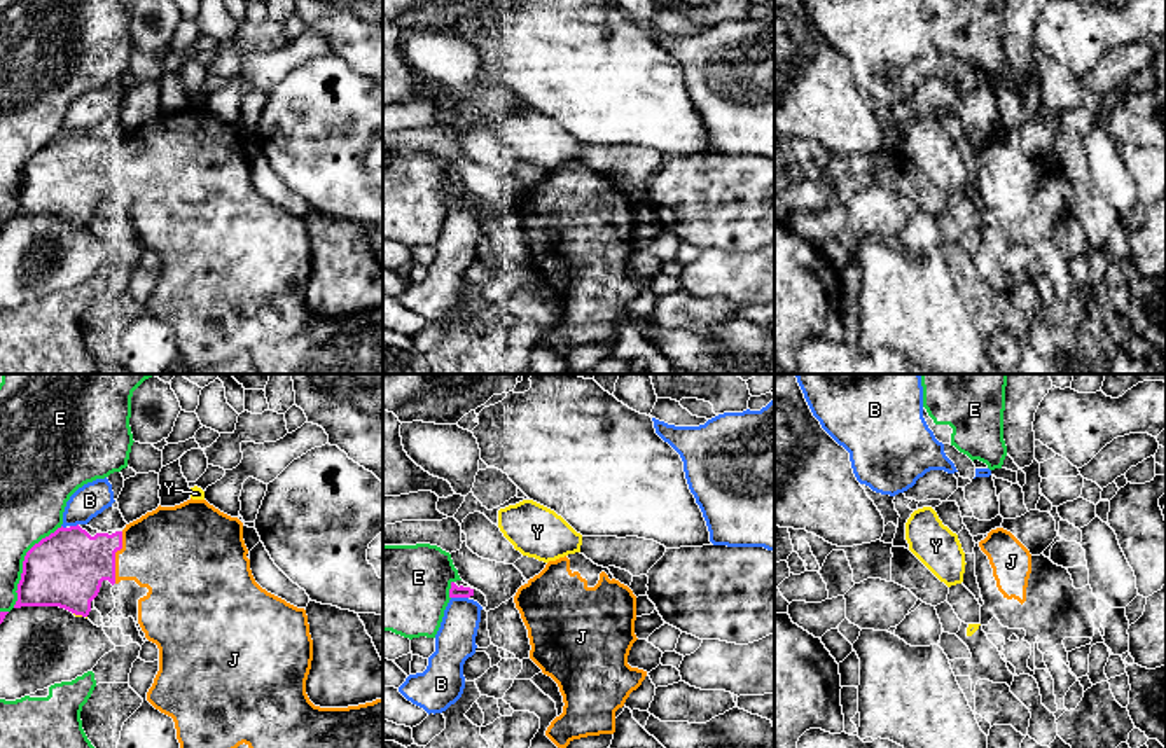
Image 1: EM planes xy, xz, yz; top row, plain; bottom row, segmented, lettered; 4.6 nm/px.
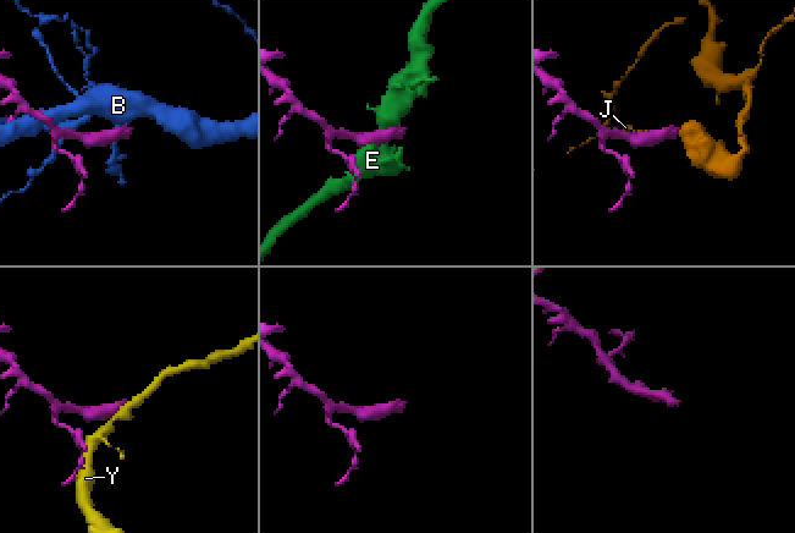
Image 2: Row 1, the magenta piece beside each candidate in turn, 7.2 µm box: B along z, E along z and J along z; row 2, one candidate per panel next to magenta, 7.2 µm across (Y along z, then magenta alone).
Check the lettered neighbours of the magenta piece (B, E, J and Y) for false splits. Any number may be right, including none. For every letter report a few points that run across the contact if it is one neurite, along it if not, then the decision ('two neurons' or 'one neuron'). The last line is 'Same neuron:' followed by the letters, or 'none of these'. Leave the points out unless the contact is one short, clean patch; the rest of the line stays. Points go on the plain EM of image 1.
B: two neurons
E: two neurons
J: one neuron
Y: two neurons
Same neuron: J

